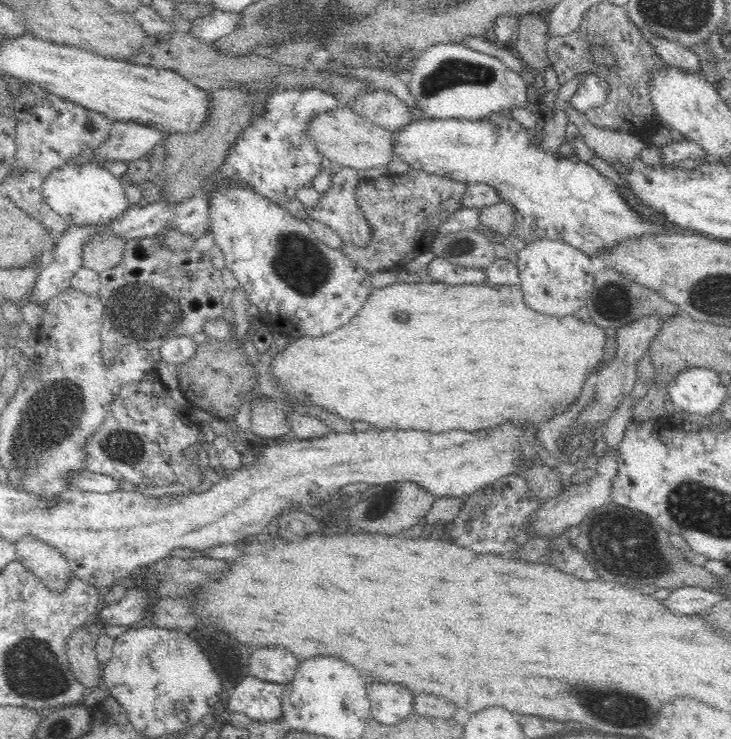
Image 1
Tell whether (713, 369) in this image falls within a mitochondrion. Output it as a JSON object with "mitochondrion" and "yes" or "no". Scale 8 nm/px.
{"mitochondrion":"no"}

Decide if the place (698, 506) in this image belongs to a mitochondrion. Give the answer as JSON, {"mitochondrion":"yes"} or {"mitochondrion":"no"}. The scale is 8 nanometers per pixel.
{"mitochondrion":"yes"}

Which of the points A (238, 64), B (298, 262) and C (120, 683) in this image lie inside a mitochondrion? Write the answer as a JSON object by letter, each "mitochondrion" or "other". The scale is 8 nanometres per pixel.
{"A":"other","B":"mitochondrion","C":"other"}

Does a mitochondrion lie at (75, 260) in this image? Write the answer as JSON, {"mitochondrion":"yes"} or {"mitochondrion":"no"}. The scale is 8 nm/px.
{"mitochondrion":"no"}

